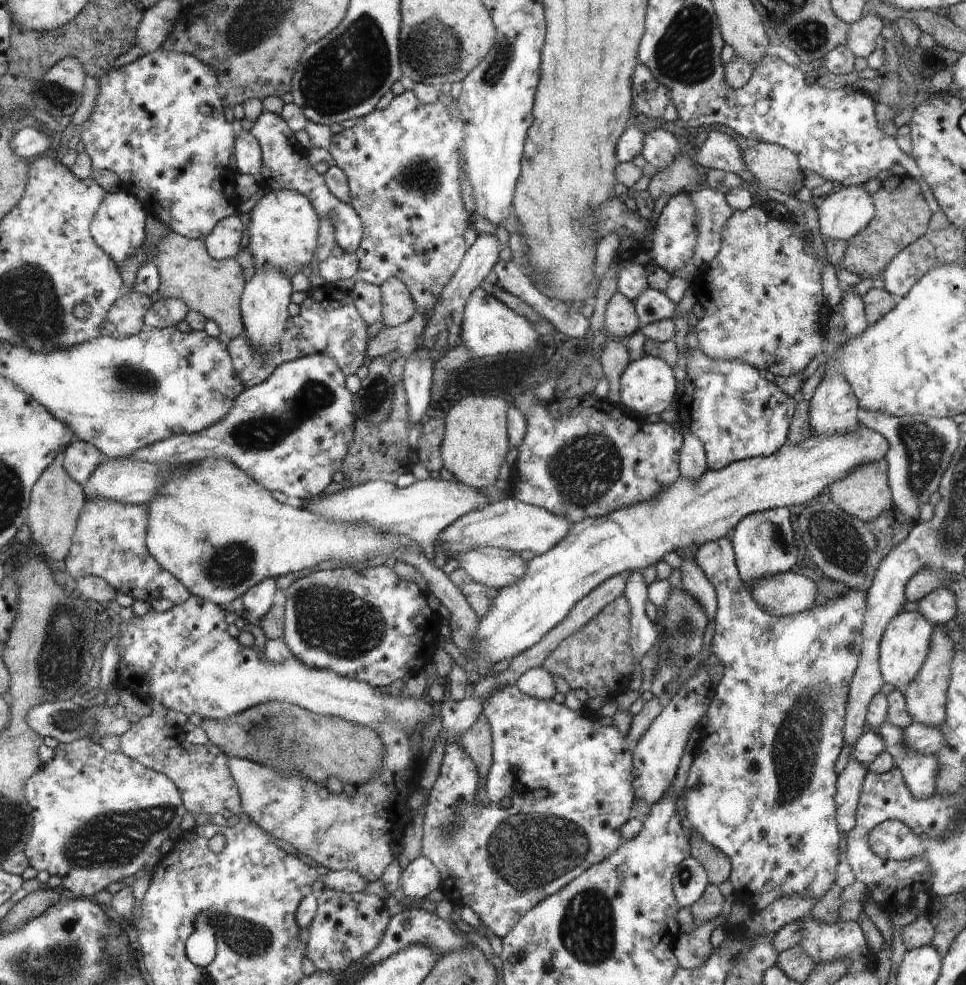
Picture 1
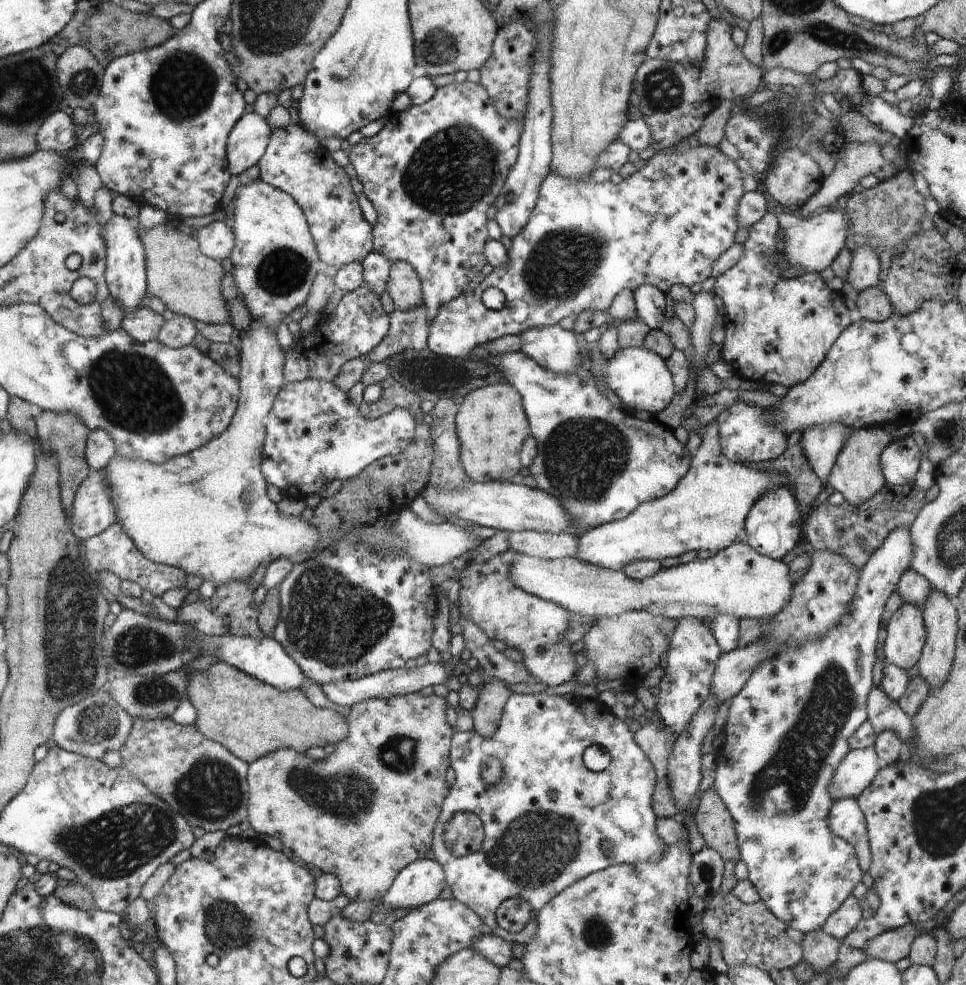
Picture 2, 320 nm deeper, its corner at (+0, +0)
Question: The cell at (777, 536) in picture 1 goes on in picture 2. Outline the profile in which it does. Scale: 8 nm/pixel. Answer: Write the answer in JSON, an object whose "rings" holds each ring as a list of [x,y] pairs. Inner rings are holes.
{"rings":[[[787,485],[768,489],[753,505],[745,518],[744,530],[748,545],[761,555],[780,560],[788,554],[803,537],[802,516],[798,509],[799,502],[792,489]]]}

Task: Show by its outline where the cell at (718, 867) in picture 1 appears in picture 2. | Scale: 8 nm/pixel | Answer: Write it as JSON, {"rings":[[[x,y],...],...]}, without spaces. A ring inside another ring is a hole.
{"rings":[[[714,786],[701,795],[700,805],[694,815],[697,829],[706,846],[719,852],[725,861],[737,863],[741,860],[736,825]]]}

